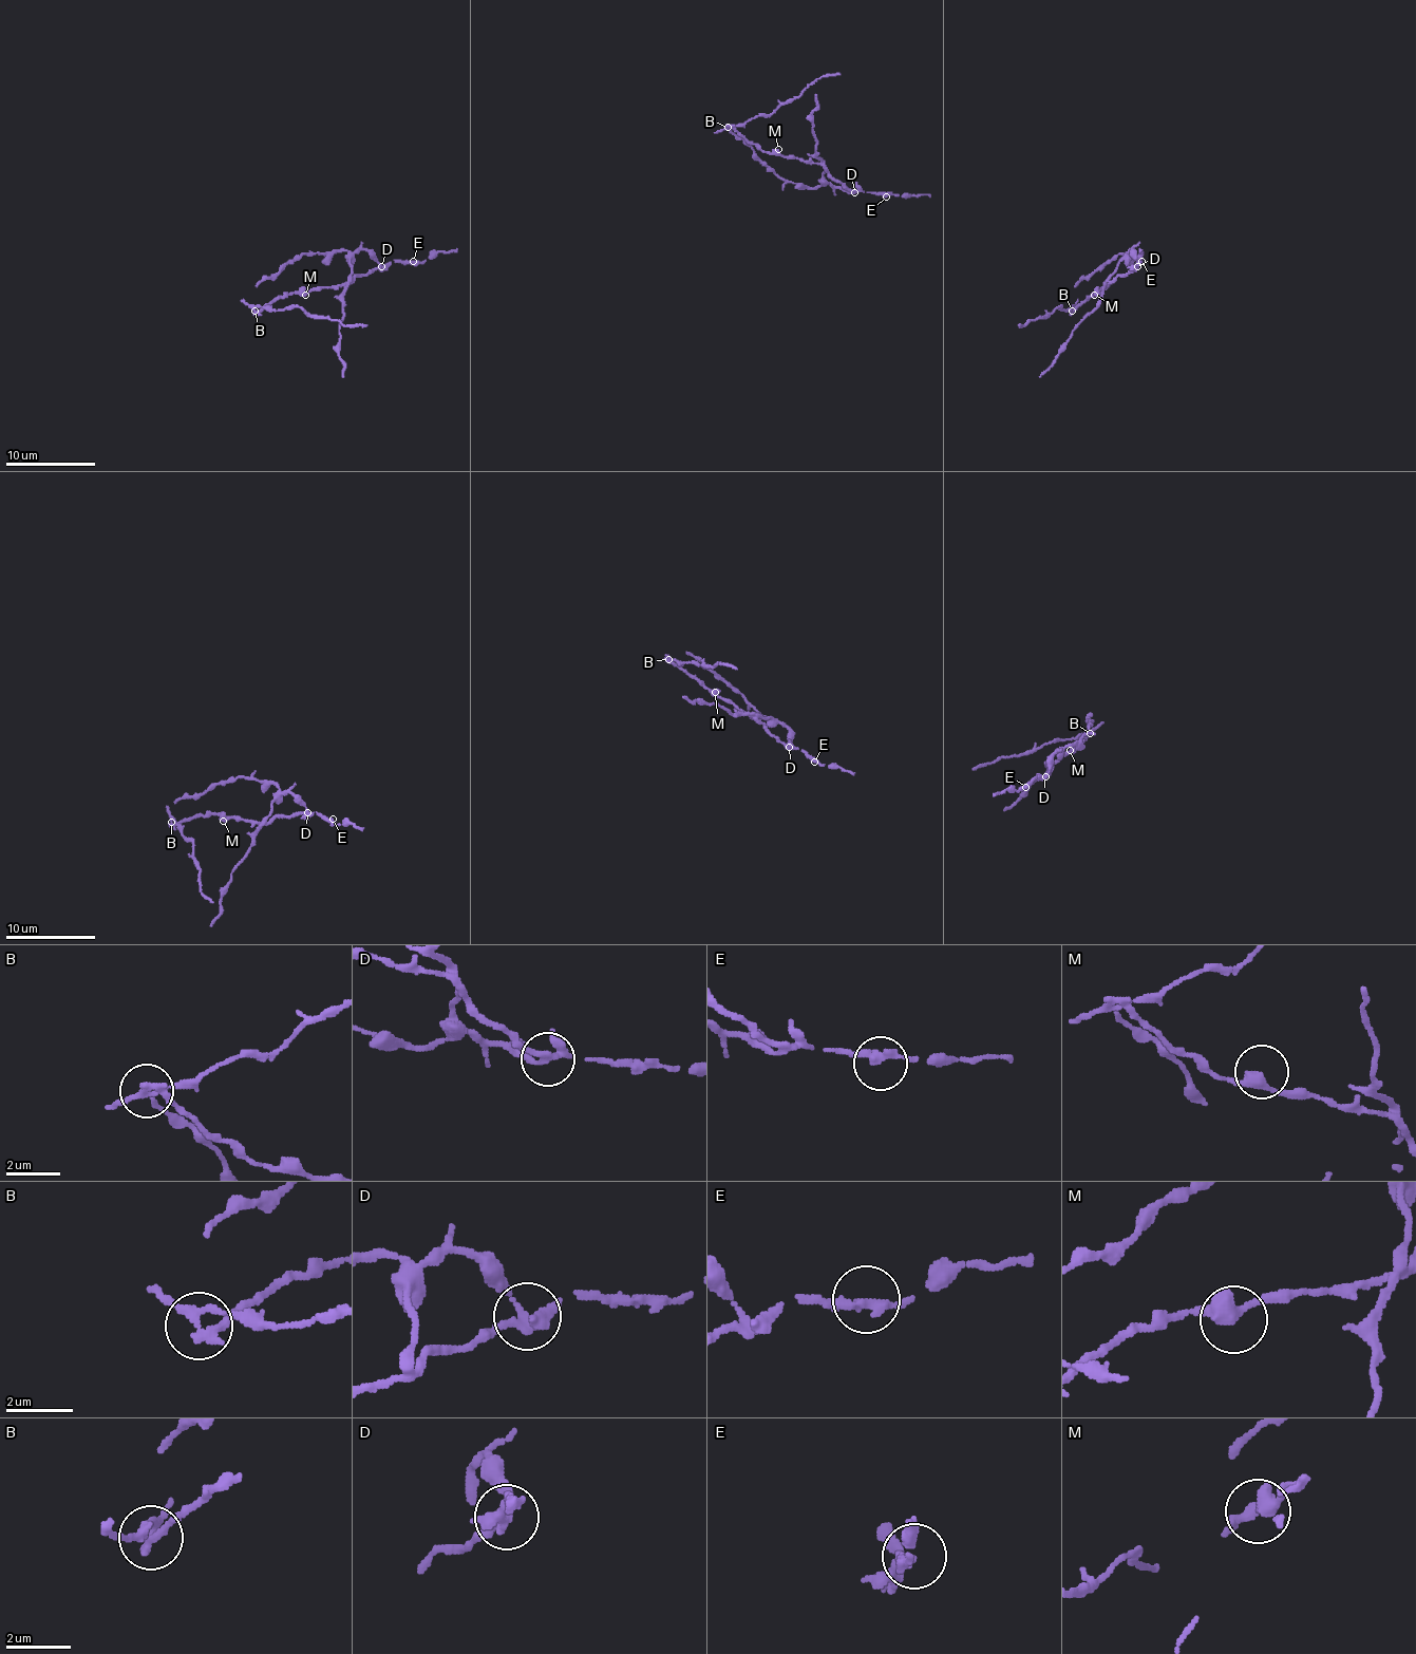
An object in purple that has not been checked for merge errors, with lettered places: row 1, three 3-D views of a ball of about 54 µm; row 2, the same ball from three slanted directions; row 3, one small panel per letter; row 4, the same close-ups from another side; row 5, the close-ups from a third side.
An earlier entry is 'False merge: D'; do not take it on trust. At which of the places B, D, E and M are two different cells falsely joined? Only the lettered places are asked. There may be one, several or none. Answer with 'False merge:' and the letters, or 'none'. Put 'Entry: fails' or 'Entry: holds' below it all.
False merge: B, D
Entry: fails

